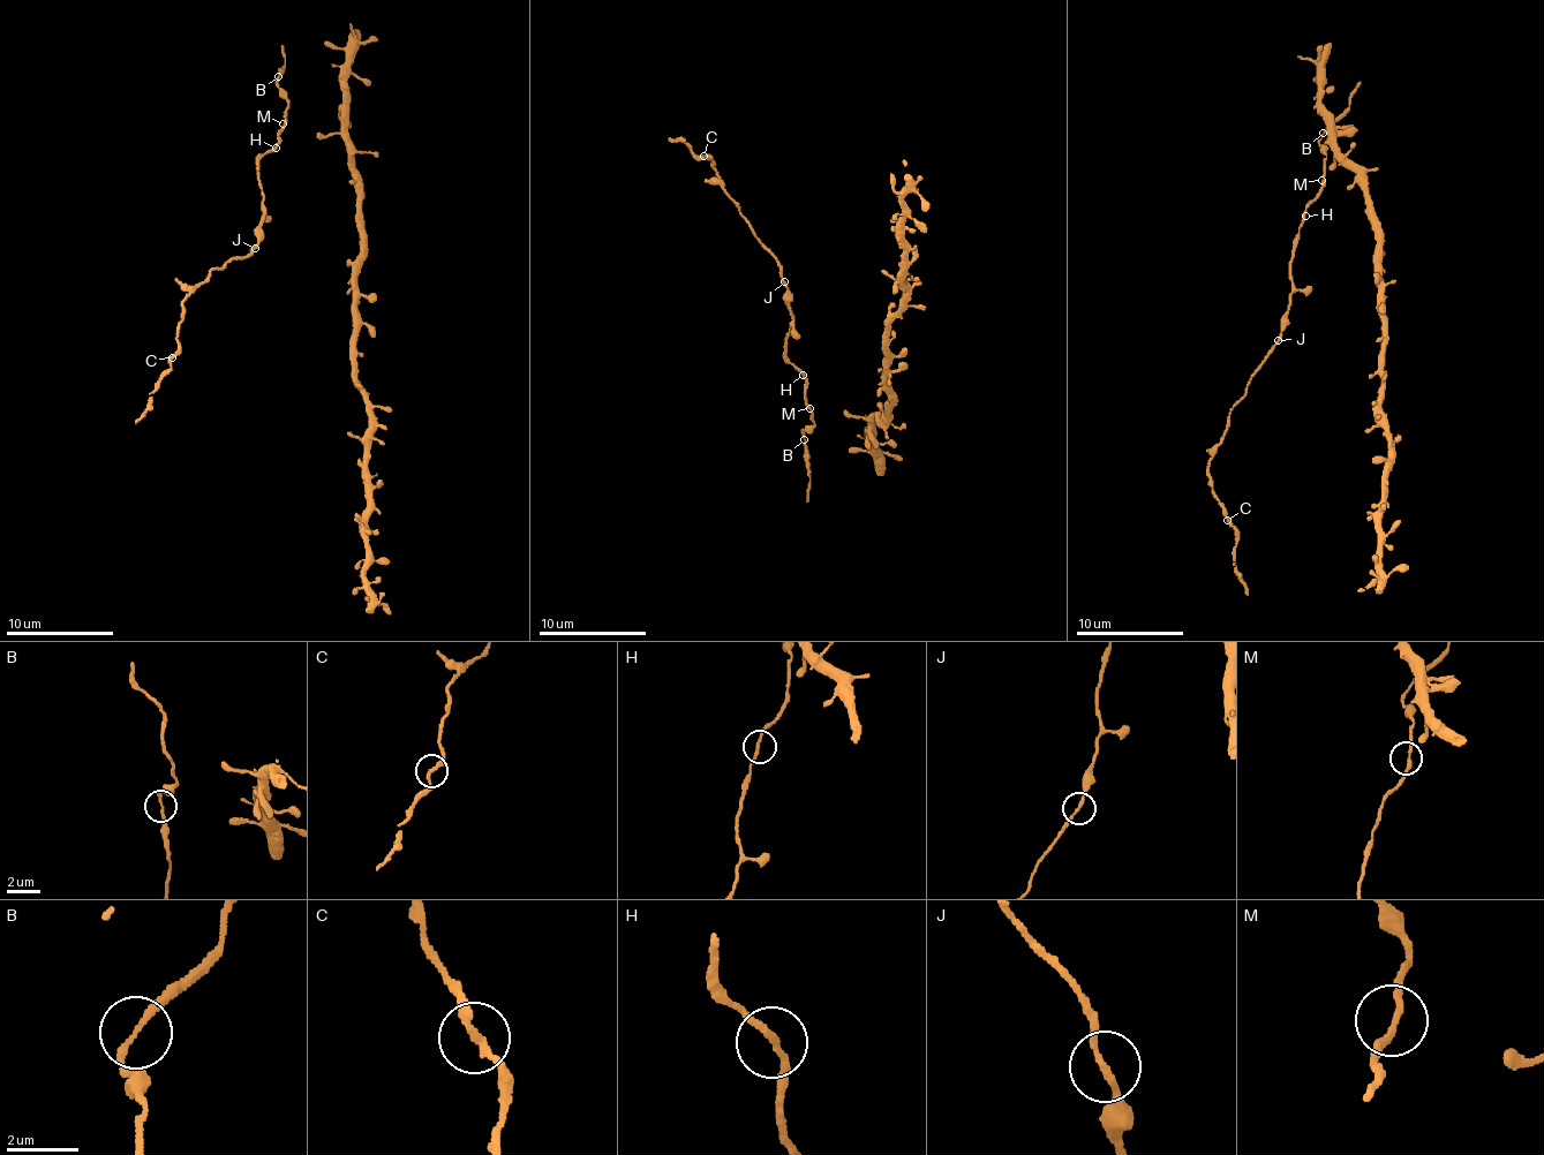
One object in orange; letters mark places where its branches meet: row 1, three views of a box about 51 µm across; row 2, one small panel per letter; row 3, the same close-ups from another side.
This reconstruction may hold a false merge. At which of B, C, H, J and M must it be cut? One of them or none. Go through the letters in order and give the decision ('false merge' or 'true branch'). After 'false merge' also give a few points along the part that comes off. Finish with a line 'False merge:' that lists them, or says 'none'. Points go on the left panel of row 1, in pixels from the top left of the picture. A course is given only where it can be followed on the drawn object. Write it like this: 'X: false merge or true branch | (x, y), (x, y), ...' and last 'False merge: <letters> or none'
B: true branch
C: true branch
H: true branch
J: true branch
M: true branch
False merge: none

